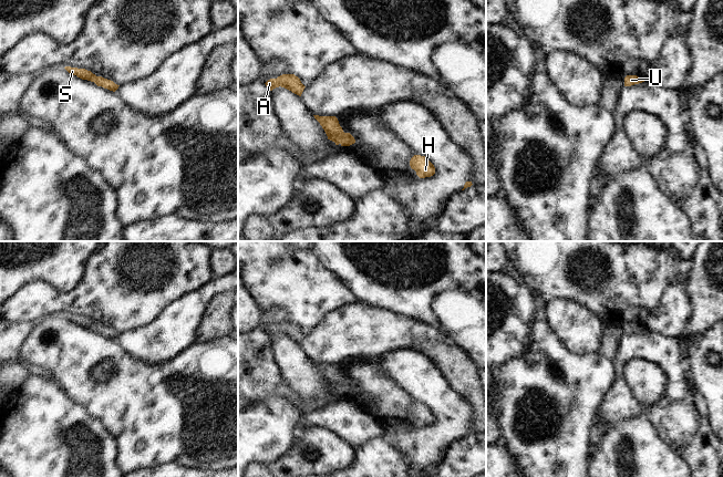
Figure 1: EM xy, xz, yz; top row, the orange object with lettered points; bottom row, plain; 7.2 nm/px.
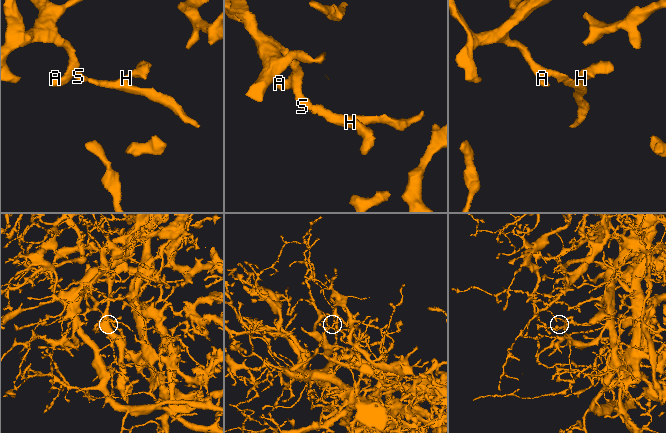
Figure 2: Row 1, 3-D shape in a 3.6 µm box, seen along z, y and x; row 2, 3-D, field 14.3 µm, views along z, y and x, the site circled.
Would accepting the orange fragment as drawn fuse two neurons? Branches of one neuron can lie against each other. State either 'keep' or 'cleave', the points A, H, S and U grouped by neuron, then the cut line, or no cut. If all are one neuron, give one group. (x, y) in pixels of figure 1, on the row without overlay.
keep; groups A H S U; cut none

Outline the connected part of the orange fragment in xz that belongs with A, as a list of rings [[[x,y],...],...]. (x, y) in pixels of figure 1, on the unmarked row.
[[[282,322],[278,324],[277,326],[270,326],[266,331],[266,334],[272,339],[276,335],[285,335],[292,341],[301,344],[304,333],[301,331],[300,326],[296,324],[295,322]]]

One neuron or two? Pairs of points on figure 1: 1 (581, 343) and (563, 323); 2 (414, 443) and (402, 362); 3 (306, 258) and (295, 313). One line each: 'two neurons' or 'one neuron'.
1: one neuron
2: one neuron
3: one neuron

